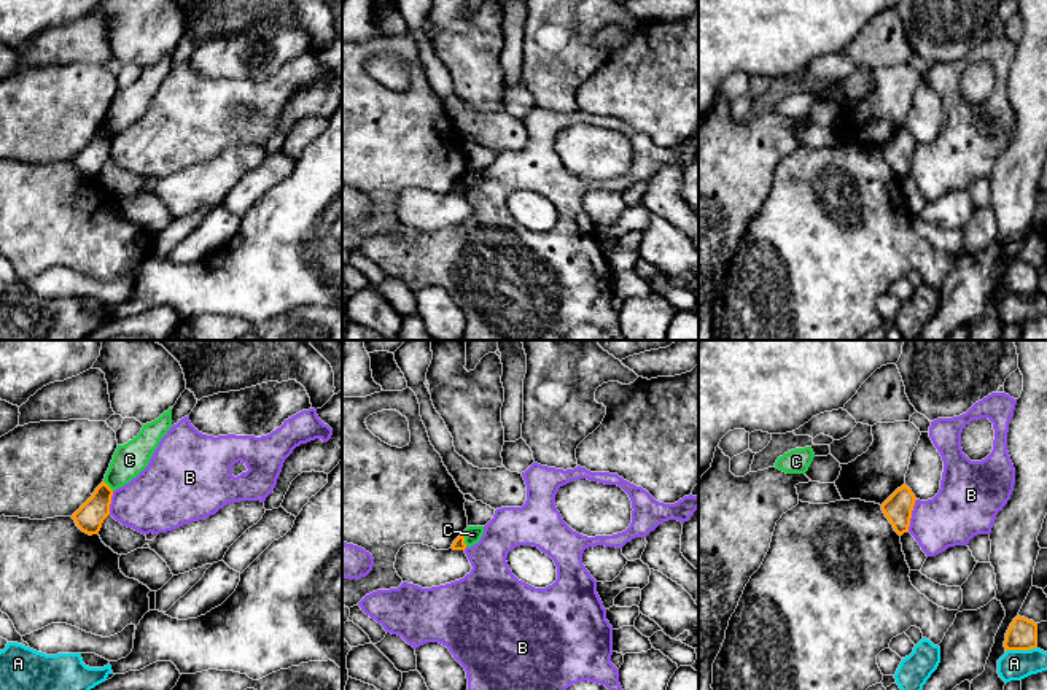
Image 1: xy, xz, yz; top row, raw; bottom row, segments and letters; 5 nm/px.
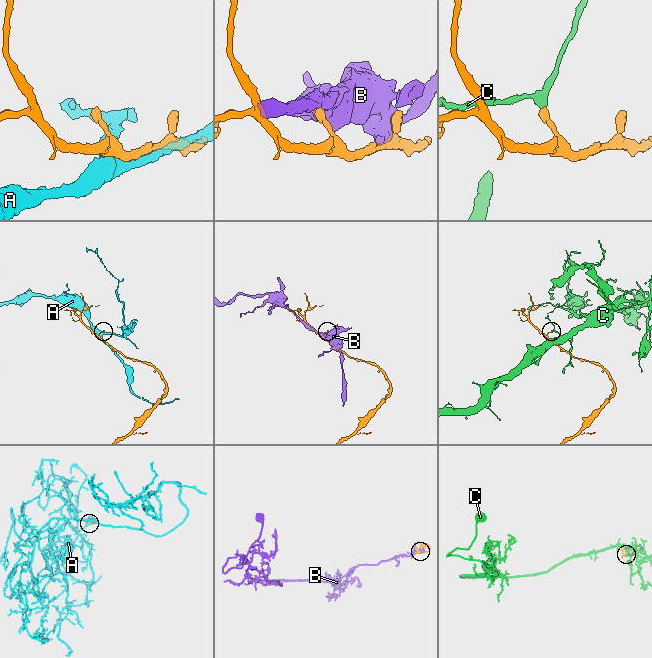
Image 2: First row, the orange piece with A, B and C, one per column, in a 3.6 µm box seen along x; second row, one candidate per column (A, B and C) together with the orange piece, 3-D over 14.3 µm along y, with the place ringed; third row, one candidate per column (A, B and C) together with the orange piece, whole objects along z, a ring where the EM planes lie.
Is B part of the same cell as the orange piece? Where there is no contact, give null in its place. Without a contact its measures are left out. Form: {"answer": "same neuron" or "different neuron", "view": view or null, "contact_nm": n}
{"answer": "different neuron", "view": "yz", "contact_nm": 170}

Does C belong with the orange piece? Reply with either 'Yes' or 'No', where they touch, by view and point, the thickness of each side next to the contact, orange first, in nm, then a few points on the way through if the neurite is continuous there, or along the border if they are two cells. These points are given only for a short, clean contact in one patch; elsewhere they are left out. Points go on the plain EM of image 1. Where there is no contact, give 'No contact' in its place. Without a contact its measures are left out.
No. Touches orange at xz (463, 183). Thickness 60 nm (orange) against 90 nm. Boundary: xz (463, 177), (467, 189)

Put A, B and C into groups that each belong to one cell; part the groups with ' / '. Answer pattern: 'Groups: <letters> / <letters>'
Groups: A / B / C

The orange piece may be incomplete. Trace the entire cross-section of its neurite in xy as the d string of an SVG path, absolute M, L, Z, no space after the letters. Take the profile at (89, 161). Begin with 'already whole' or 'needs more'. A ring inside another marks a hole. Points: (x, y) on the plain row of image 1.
already whole | M102 126L92 140L72 159L76 170L92 180L99 178L103 164L110 159L113 134Z

